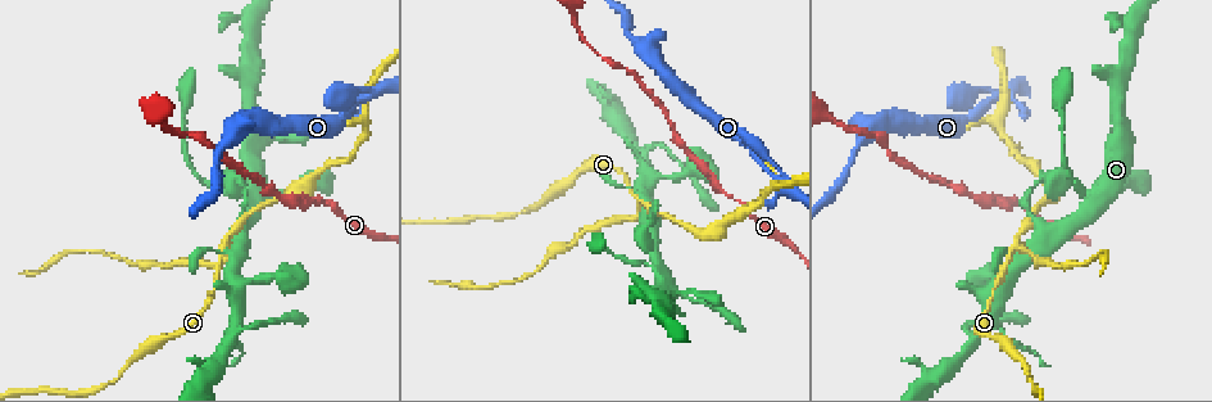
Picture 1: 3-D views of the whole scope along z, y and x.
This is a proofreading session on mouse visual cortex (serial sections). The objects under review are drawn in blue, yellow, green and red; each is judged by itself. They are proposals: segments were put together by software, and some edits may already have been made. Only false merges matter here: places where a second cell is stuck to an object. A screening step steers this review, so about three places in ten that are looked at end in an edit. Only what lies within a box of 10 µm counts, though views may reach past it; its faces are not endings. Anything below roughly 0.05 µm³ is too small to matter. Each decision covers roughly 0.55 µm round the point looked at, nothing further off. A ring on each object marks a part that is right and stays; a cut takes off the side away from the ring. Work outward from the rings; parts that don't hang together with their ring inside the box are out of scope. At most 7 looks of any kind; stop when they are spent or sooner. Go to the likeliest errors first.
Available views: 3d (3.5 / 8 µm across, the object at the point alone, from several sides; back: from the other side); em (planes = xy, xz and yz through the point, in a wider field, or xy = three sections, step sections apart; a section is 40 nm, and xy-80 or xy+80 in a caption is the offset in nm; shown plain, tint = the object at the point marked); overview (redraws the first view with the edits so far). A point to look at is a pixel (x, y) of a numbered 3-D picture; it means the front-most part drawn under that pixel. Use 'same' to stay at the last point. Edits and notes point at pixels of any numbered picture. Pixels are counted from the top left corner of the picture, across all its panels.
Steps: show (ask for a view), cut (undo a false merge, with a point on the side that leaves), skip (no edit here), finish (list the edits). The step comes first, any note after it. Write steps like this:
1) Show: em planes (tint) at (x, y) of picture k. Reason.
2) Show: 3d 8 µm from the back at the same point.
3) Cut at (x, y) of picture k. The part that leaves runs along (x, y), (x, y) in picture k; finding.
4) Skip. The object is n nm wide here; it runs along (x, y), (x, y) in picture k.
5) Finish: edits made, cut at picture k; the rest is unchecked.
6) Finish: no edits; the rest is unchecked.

Show: 3d 3.5 µm at (232, 337) of picture 1. Abrupt turn.

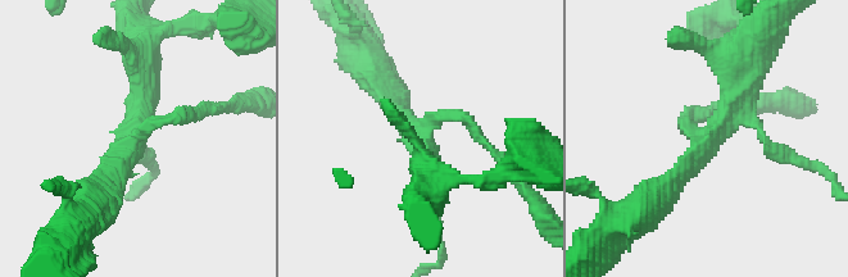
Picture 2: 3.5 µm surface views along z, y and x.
Show: em xy step 3 (tint) at (709, 139) of picture 2. Need the tissue.

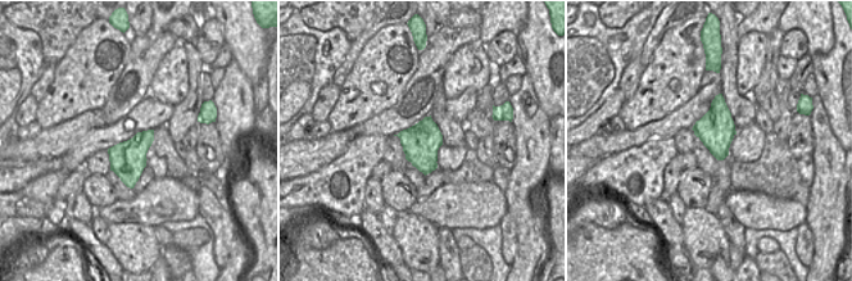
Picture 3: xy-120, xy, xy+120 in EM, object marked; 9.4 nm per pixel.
Show: em xy step 5 (tint) at the same point. Cut it another way.

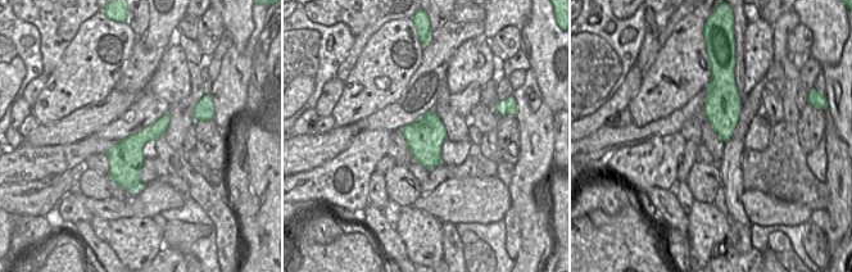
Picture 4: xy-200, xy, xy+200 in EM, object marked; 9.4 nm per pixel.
Skip. It runs along (744, 64), (728, 116), (656, 203) in picture 2; all the same cell.

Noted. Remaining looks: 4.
Show: 3d 3.5 µm at (1082, 195) of picture 1. Sudden change in width.

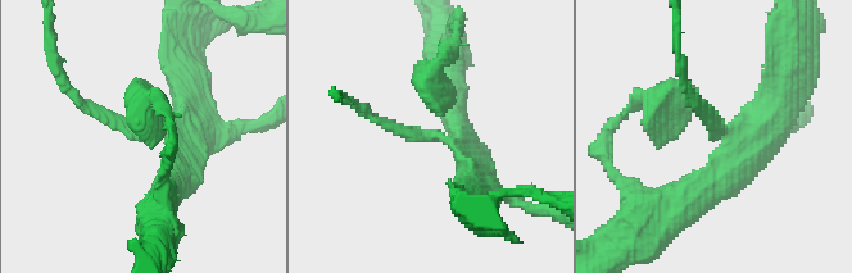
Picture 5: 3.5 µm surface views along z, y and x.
Show: em planes (tint) at (442, 138) of picture 5. The arms are 150, 450 nm wide; shape alone is not enough.

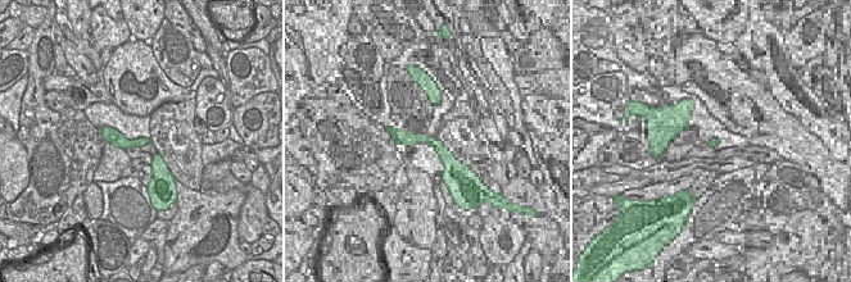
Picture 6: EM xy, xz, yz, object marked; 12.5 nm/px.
Cut at (104, 118) of picture 5. The part that leaves runs along (128, 130), (85, 107), (54, 63) in picture 5; two cells meet here.

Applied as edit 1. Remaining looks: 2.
Finish: edits made, cut at picture 5; the rest is unchecked.

